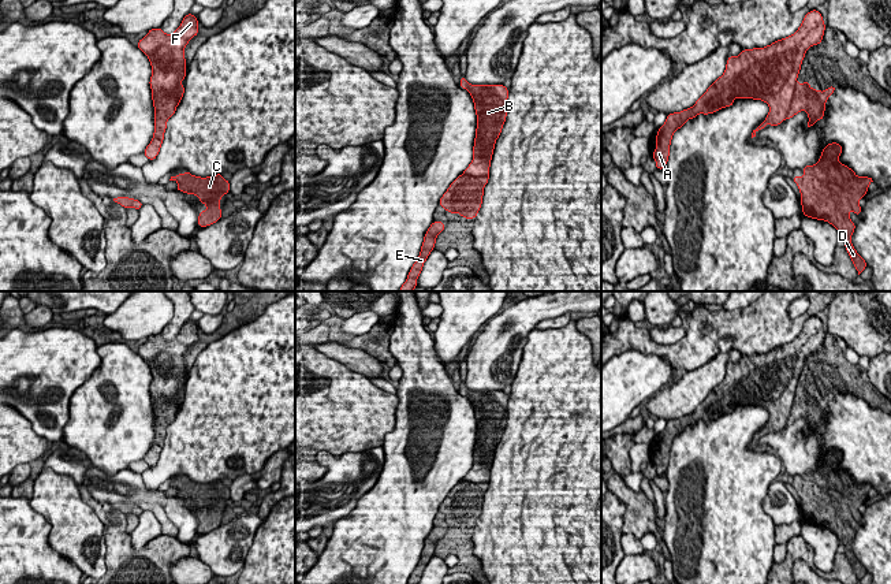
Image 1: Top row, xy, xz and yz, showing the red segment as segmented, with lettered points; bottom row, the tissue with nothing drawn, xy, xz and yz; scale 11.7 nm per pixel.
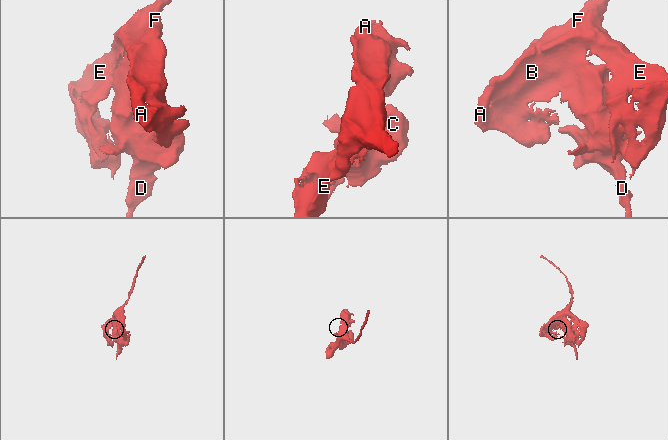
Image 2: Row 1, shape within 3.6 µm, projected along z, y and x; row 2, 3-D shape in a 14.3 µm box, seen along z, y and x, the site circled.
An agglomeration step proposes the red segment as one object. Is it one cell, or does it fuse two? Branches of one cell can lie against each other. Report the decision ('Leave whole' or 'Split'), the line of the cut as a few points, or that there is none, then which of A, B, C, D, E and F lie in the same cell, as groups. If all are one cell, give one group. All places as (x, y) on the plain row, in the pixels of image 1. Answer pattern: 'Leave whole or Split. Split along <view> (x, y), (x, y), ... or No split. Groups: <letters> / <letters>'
Split. Split along yz (796, 389), (791, 410), (785, 424). Groups: A B E F / C D

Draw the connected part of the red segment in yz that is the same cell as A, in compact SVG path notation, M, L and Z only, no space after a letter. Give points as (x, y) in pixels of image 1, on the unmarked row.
M812 316L804 323L801 332L794 341L778 346L764 354L743 356L735 364L728 362L723 382L707 395L693 413L667 421L664 431L657 436L656 455L652 460L652 464L656 466L656 475L666 475L672 440L689 425L697 424L698 420L709 421L722 414L731 413L738 403L761 406L769 413L767 424L753 436L752 444L756 443L758 436L765 435L768 431L779 432L783 429L791 412L805 358L823 347L824 336L825 331L821 320L817 316Z

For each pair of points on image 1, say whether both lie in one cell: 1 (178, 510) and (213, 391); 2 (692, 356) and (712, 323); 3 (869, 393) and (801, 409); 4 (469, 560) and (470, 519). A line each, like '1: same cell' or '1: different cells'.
1: different cells
2: same cell
3: same cell
4: same cell

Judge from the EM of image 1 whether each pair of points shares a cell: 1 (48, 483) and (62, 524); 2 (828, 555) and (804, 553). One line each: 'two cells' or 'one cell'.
1: one cell
2: two cells

